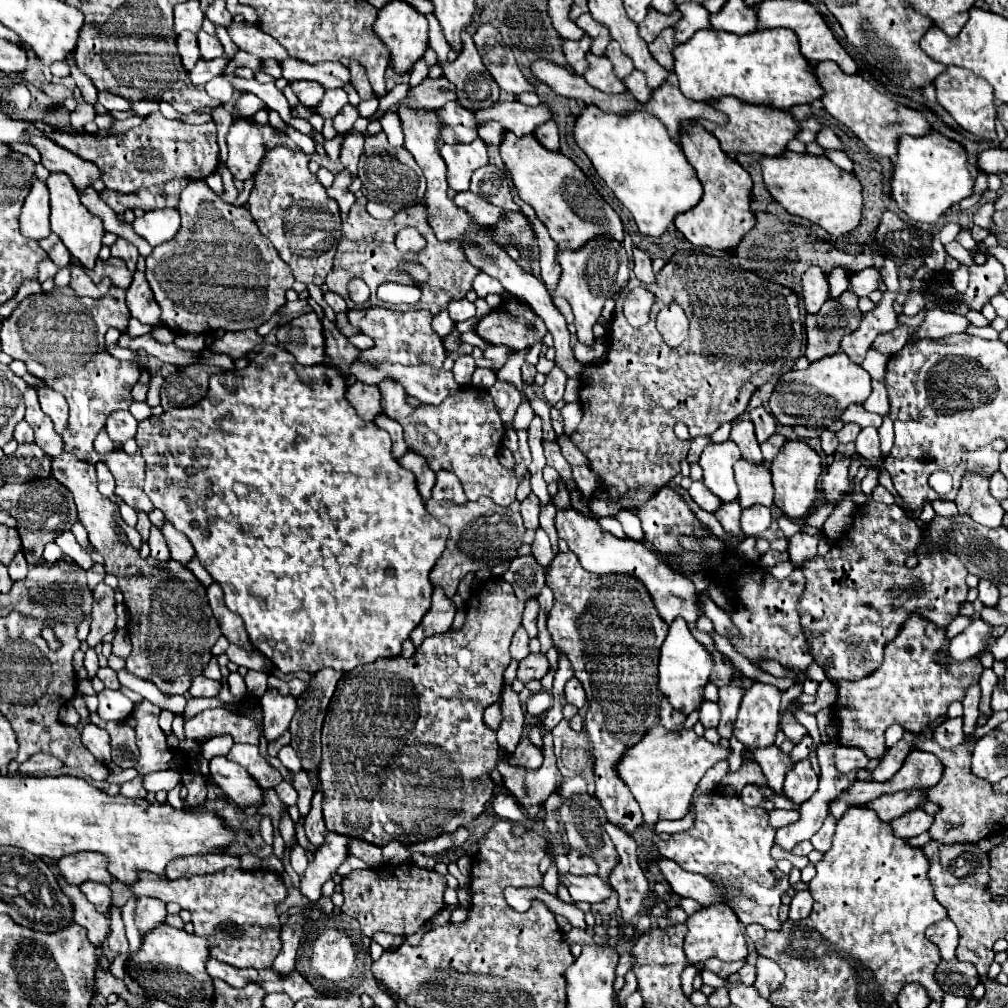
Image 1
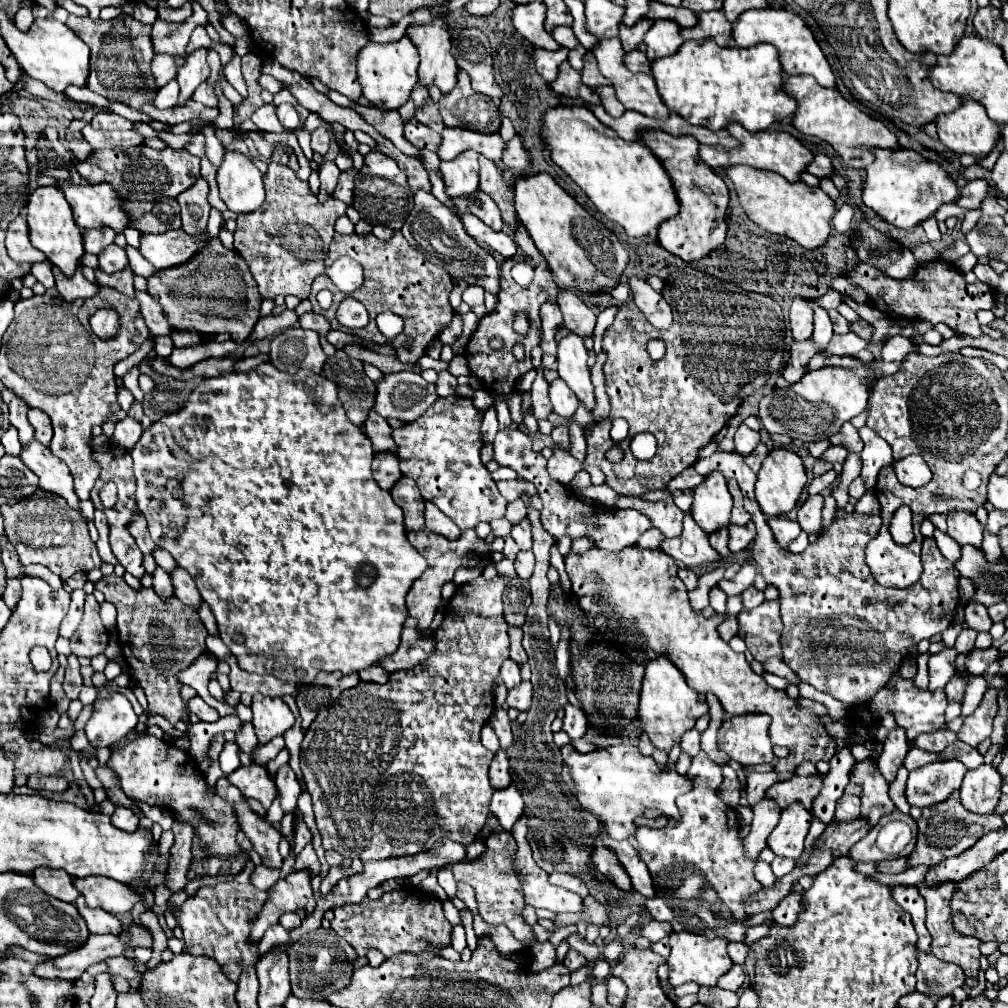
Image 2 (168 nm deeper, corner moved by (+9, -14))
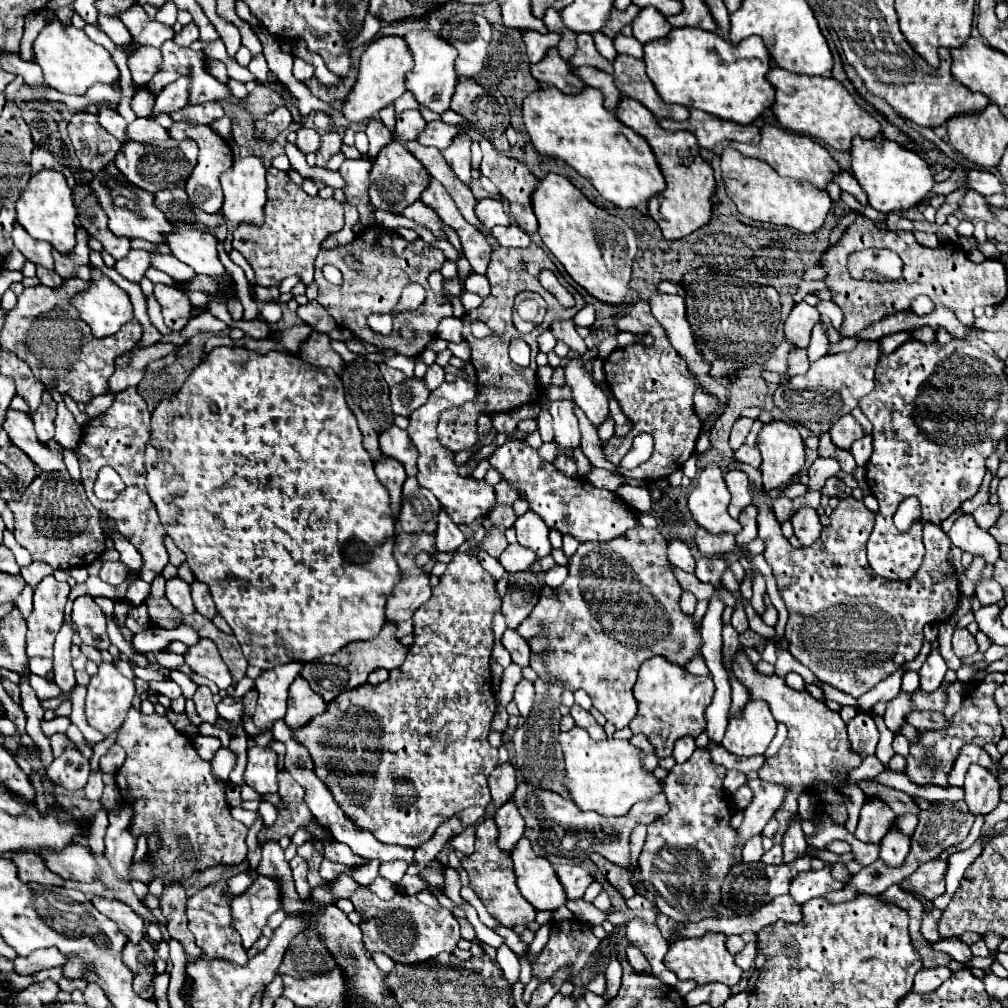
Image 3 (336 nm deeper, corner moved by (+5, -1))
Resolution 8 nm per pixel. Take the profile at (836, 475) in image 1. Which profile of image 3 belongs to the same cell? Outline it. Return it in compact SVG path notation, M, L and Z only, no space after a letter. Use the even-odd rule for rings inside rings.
M802 506L800 510L796 510L796 514L792 516L790 522L794 526L794 534L798 536L798 540L804 546L812 546L816 542L816 538L820 536L820 532L822 532L820 516L810 506Z

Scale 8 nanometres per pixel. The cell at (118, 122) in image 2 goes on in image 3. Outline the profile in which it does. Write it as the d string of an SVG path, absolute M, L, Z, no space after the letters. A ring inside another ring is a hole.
M100 108L98 110L98 122L104 126L104 128L108 128L120 142L126 142L128 138L126 138L126 120L118 114L118 112L114 112L114 110L108 110L108 108Z

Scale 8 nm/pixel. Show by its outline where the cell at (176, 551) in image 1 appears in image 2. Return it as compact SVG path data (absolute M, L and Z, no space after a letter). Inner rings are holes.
M178 567L172 575L172 583L174 583L174 595L186 605L186 607L192 607L198 611L202 599L200 599L200 593L198 593L198 587L194 583L194 579L188 575L188 571L184 571L182 567Z

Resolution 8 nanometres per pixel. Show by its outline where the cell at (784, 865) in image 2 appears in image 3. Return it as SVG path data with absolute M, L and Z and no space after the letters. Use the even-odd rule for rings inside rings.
M774 844L768 852L764 852L762 860L764 860L766 864L782 864L784 860L782 860L782 850L780 850L780 844Z

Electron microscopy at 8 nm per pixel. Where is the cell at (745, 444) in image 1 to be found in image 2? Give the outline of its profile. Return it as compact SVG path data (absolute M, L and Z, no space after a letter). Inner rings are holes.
M714 453L708 459L698 459L694 463L694 469L700 475L710 475L712 471L720 471L726 479L736 479L740 485L740 491L744 493L744 509L750 513L754 525L756 525L756 539L752 545L752 555L756 565L760 567L760 575L768 585L774 585L780 593L782 601L782 623L784 631L780 637L782 651L784 651L784 663L806 683L816 687L818 691L824 691L842 703L854 707L856 703L868 703L884 683L888 683L890 675L898 671L904 655L908 655L910 647L918 645L922 639L930 639L936 633L942 633L948 629L948 625L954 619L954 611L958 607L958 575L954 565L938 551L936 541L930 537L930 541L922 542L921 561L923 565L922 577L918 583L914 583L908 589L888 589L878 585L870 569L864 563L864 549L870 539L878 535L878 529L882 525L882 519L878 515L860 515L860 513L846 513L834 519L834 523L824 529L824 533L818 535L818 541L810 545L804 553L794 555L786 549L782 549L768 523L766 515L760 511L756 499L754 499L754 483L756 475L752 469L744 463L744 459L738 453ZM924 543L928 543L928 551L924 554Z

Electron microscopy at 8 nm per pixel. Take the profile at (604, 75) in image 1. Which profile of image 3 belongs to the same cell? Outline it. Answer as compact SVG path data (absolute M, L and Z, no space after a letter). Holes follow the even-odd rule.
M556 48L548 50L546 58L538 64L532 64L532 76L540 84L552 84L566 94L576 94L586 88L586 84L572 72L572 66L558 54Z

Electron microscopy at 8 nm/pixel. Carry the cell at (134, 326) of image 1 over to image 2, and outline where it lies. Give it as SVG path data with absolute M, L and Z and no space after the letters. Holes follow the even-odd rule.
M156 337L156 343L154 343L154 349L158 351L160 357L168 357L172 351L174 351L175 345L172 343L170 337Z

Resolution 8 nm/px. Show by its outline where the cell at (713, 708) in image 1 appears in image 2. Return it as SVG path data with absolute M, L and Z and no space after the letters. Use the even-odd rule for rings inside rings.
M690 729L688 733L684 733L684 737L680 741L680 749L690 757L698 755L700 753L700 733L696 729Z

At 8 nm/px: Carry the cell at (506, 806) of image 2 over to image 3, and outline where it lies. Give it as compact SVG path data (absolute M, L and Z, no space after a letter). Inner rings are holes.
M514 800L504 802L504 806L500 806L496 810L494 820L500 830L500 838L498 838L500 848L506 852L512 852L512 846L516 844L516 840L520 840L520 836L524 832L524 818L520 816Z

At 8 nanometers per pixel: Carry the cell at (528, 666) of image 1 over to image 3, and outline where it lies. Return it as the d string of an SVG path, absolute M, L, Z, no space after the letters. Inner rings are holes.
M522 678L522 680L518 682L516 692L514 692L514 702L518 704L520 714L526 718L528 712L530 712L530 708L532 708L532 704L534 704L534 686L532 686L530 680Z

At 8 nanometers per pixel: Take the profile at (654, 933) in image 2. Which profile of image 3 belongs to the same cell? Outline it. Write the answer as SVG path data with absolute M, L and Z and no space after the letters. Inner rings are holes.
M640 918L630 920L626 924L626 938L628 938L630 944L636 944L644 952L646 960L652 966L652 974L656 974L668 986L678 984L678 978L674 978L672 972L664 966L664 956L668 952L668 942L662 938L656 924L644 922Z

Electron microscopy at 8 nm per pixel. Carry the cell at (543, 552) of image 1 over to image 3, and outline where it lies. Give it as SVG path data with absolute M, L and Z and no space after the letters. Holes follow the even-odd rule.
M510 544L502 554L500 554L500 564L508 570L508 572L524 572L524 570L530 570L530 566L538 560L538 556L530 550L530 548L524 548L520 544Z

